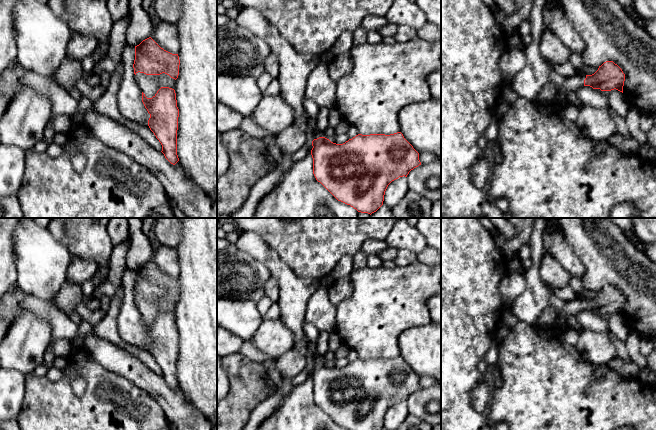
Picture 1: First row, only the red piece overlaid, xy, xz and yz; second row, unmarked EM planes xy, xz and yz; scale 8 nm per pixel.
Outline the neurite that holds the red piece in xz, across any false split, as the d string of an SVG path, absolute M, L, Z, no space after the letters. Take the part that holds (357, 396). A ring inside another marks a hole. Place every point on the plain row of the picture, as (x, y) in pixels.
M316 350L313 354L311 379L313 398L338 425L350 430L382 430L388 409L421 389L419 377L401 356L385 358L358 358L343 368L324 361Z

